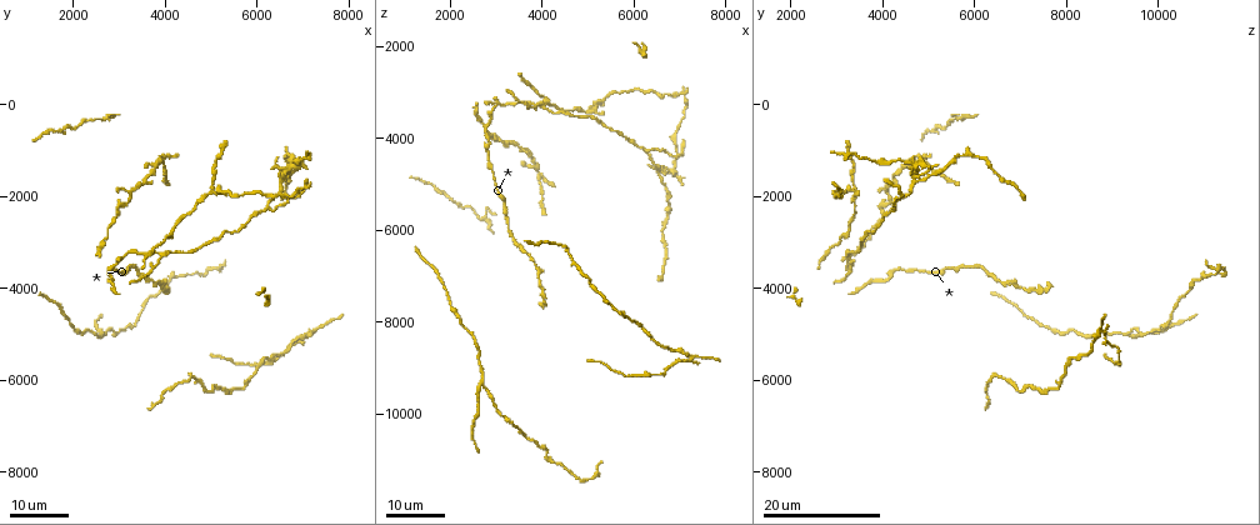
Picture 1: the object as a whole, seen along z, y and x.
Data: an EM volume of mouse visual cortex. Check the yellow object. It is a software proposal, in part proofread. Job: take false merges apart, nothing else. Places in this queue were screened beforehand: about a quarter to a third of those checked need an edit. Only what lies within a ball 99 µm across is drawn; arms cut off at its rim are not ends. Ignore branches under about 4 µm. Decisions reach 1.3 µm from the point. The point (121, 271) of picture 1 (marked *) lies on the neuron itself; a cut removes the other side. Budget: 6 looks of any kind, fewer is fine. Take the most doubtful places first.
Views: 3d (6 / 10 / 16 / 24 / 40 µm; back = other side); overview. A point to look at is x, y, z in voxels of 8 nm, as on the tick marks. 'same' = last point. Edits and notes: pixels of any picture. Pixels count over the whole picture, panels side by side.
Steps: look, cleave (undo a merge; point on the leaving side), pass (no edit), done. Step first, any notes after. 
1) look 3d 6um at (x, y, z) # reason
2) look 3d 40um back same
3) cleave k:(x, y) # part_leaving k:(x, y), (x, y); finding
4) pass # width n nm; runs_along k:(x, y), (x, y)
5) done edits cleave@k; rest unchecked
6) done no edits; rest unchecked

look 3d 16um at (7250, 4900, 8800) # four-way junction

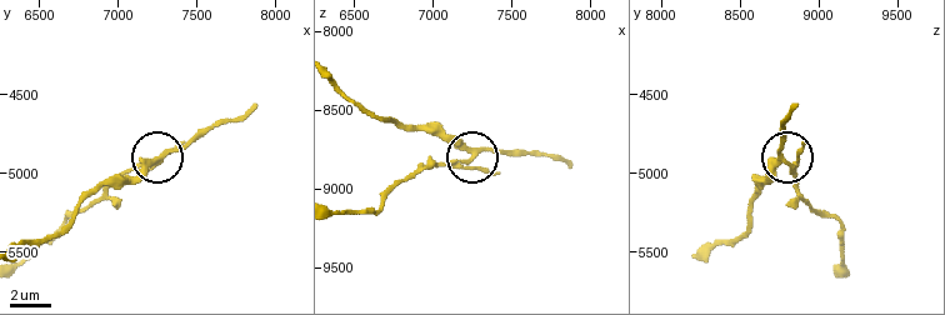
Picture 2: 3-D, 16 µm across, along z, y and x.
look 3d 6um at (7240, 4960, 8820)

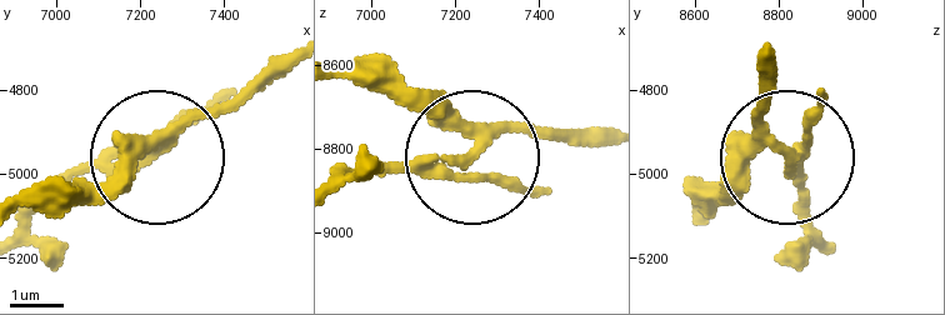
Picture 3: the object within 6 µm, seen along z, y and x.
cleave 3:(95, 164) # side_arm 6 um; part_leaving 3:(776, 140), (809, 221); two neurons meet here

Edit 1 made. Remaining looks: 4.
look overview # redraw

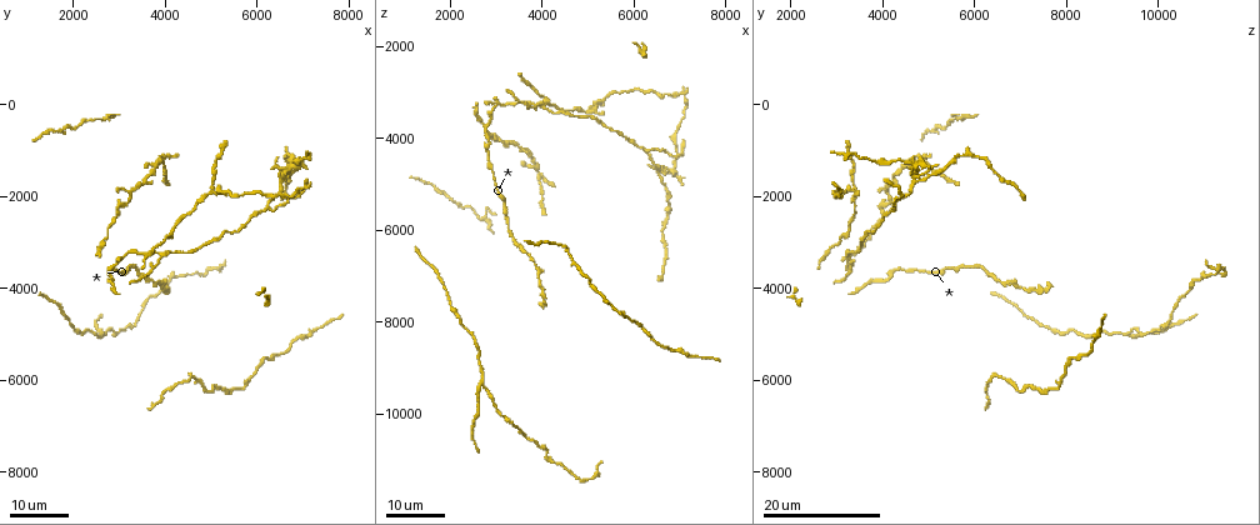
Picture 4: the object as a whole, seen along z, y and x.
look 3d 24um at (5000, 1850, 3400) # four-way junction

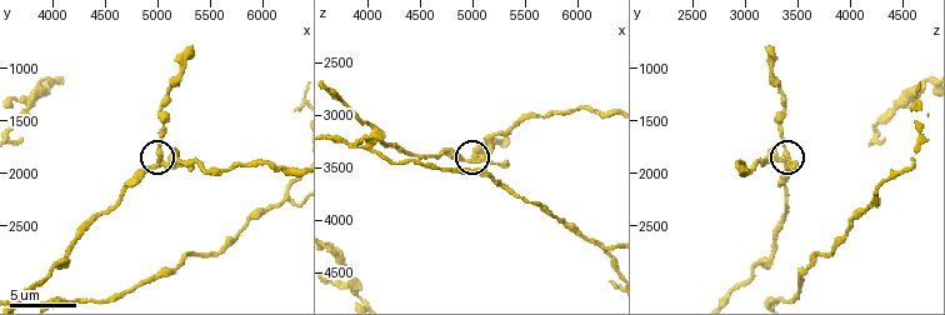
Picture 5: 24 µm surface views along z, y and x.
look 3d 10um at (5020, 1920, 3400)

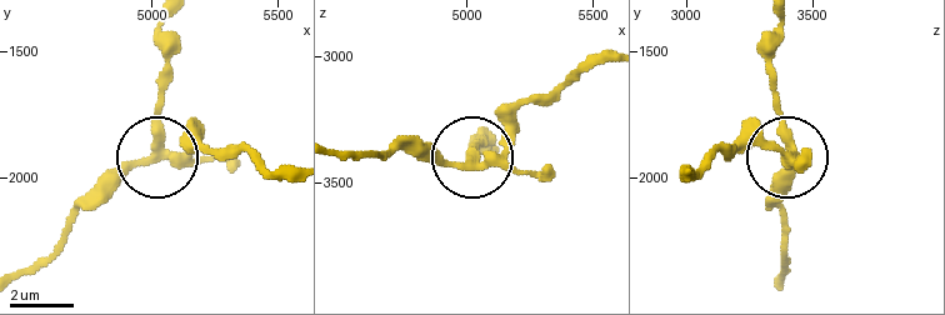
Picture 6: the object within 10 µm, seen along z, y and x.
pass # side_arm 10 um; arms 4; all the same neuron

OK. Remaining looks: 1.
look 3d 6um at (6240, 2220, 4240) # three-way junction

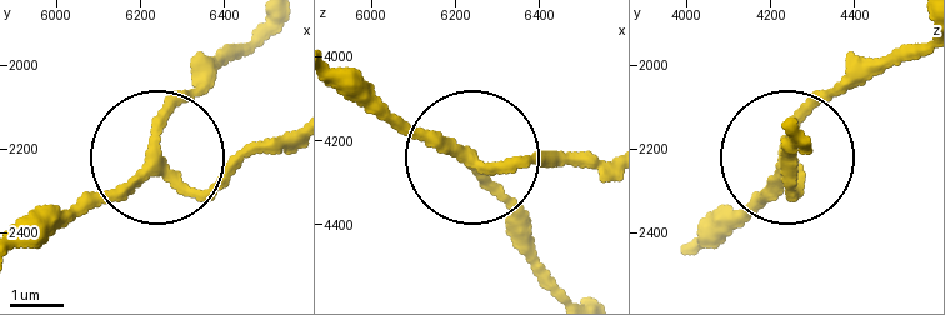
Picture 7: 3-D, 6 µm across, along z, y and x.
pass # arms 3; runs_along 7:(21, 248), (155, 166), (209, 184), (249, 153), (285, 149); continuous, no second neuron

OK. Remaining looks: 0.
done edits cleave@3; rest unchecked

